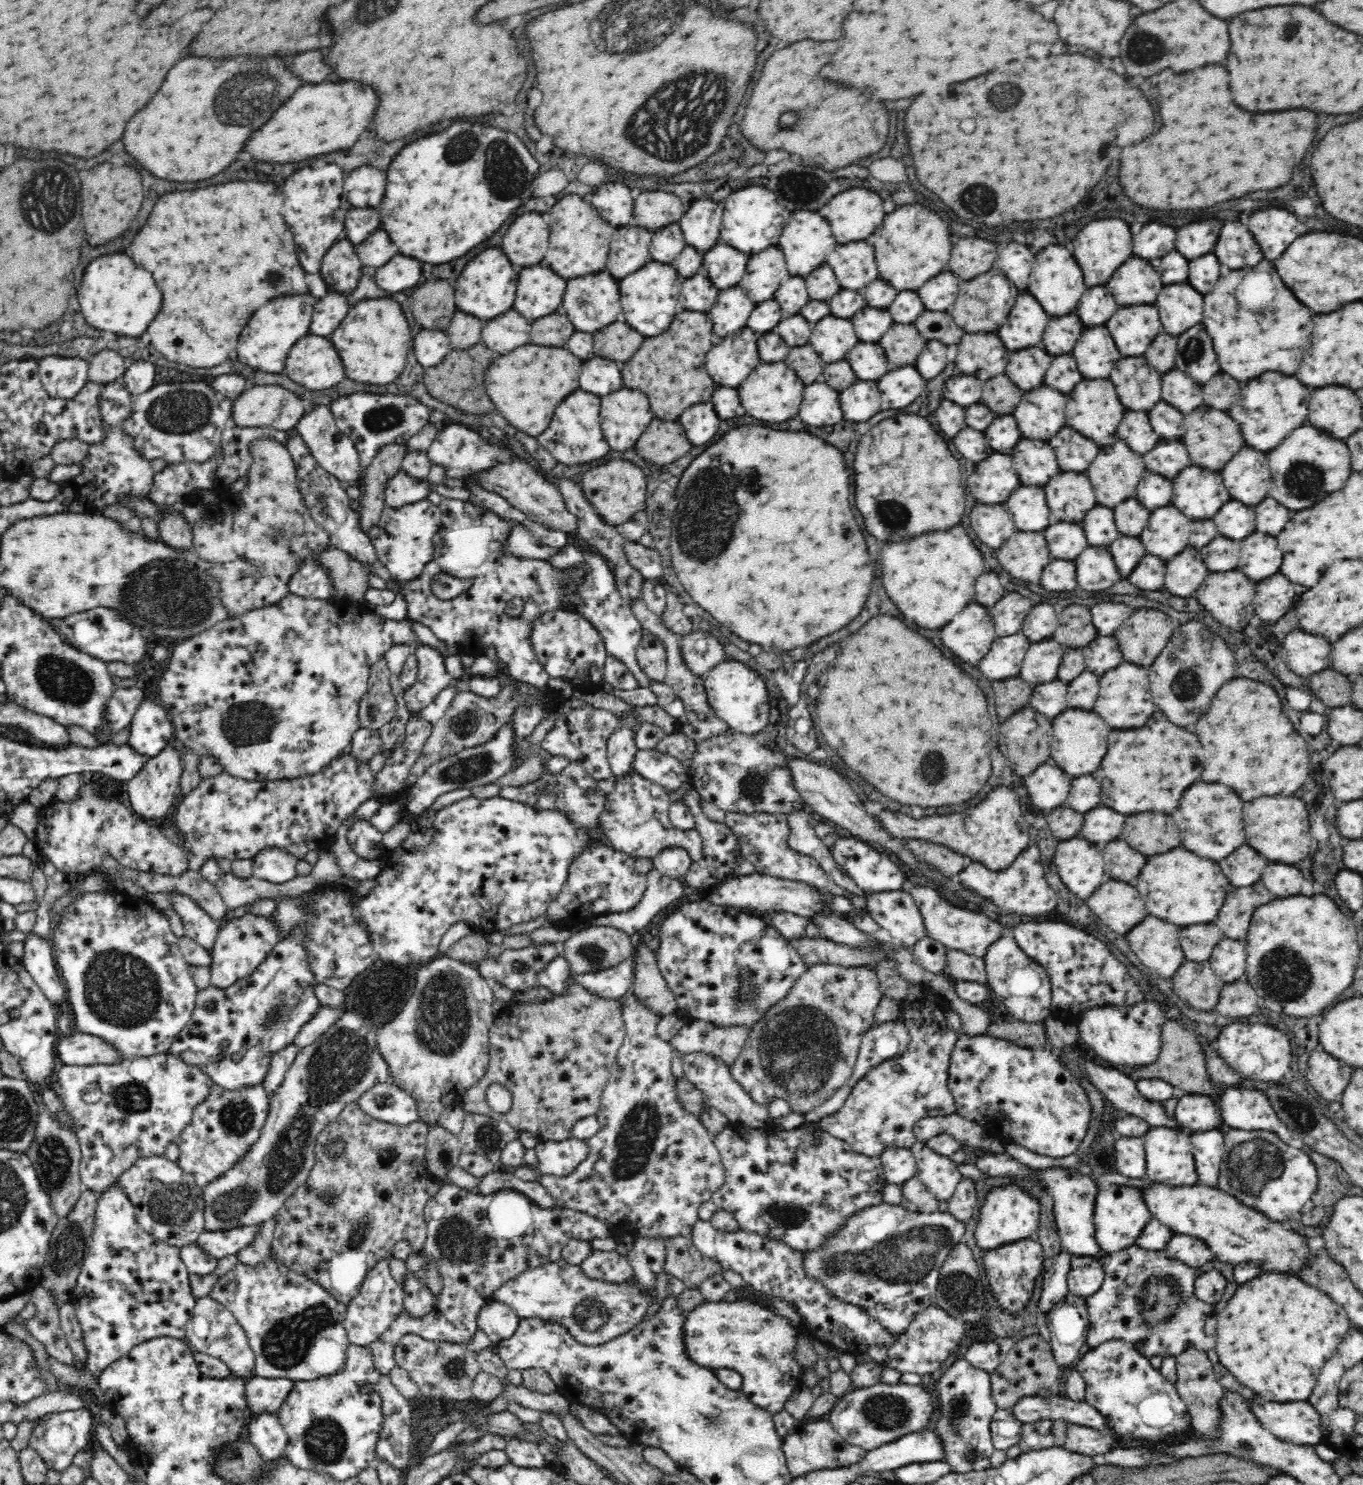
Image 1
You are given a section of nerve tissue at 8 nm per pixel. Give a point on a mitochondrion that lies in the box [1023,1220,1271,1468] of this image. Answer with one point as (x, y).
(1159, 1305)

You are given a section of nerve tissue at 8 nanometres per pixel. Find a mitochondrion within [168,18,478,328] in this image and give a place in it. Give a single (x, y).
(258, 87)

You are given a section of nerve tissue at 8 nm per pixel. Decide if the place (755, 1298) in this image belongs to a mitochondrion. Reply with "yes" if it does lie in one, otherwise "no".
no

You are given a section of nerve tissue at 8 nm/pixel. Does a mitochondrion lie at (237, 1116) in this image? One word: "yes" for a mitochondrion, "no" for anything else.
yes

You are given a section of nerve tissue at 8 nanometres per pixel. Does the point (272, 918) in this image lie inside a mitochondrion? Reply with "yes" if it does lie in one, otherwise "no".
no

